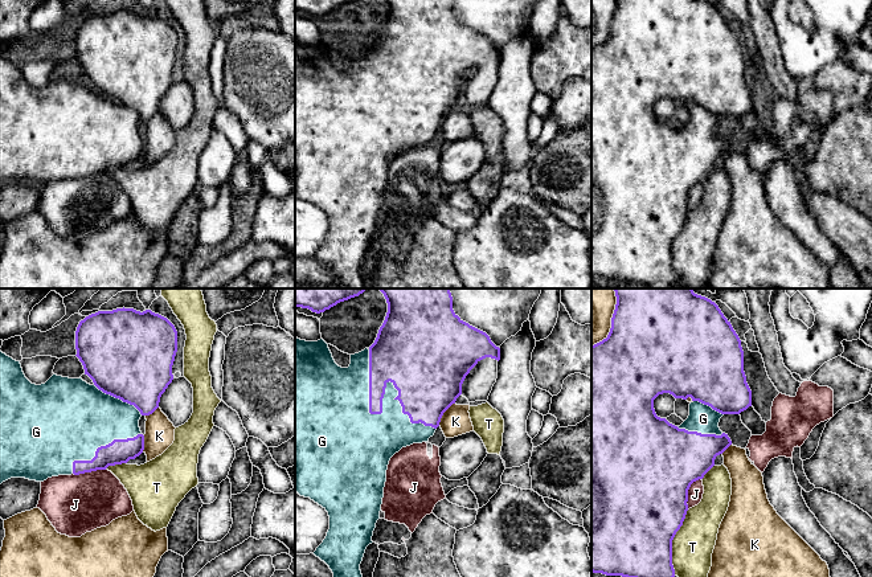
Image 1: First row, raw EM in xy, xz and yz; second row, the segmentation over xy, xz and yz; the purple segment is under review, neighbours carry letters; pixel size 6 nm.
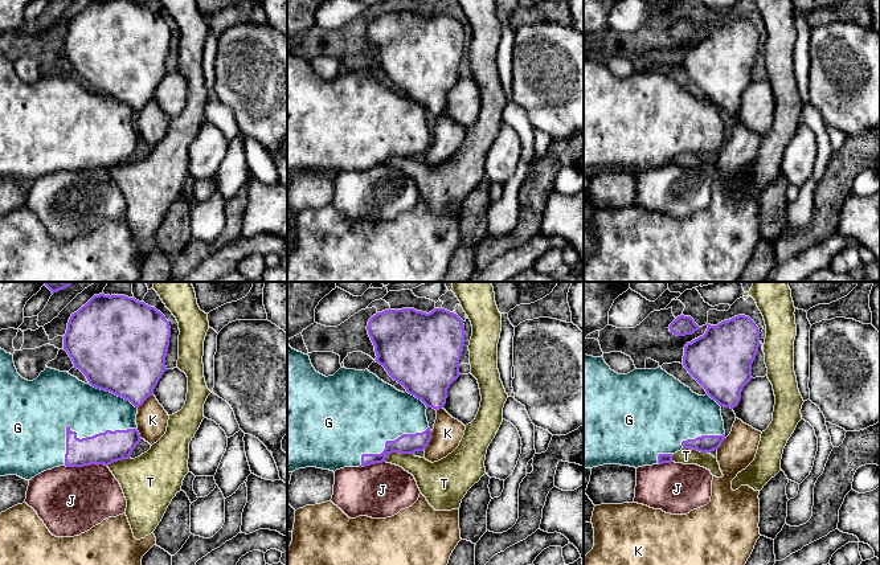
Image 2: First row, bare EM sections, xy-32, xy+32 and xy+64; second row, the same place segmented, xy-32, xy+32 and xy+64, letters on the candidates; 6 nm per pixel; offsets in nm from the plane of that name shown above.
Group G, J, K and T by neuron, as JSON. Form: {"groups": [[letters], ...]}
{"groups": [["G"], ["J"], ["K"], ["T"]]}

